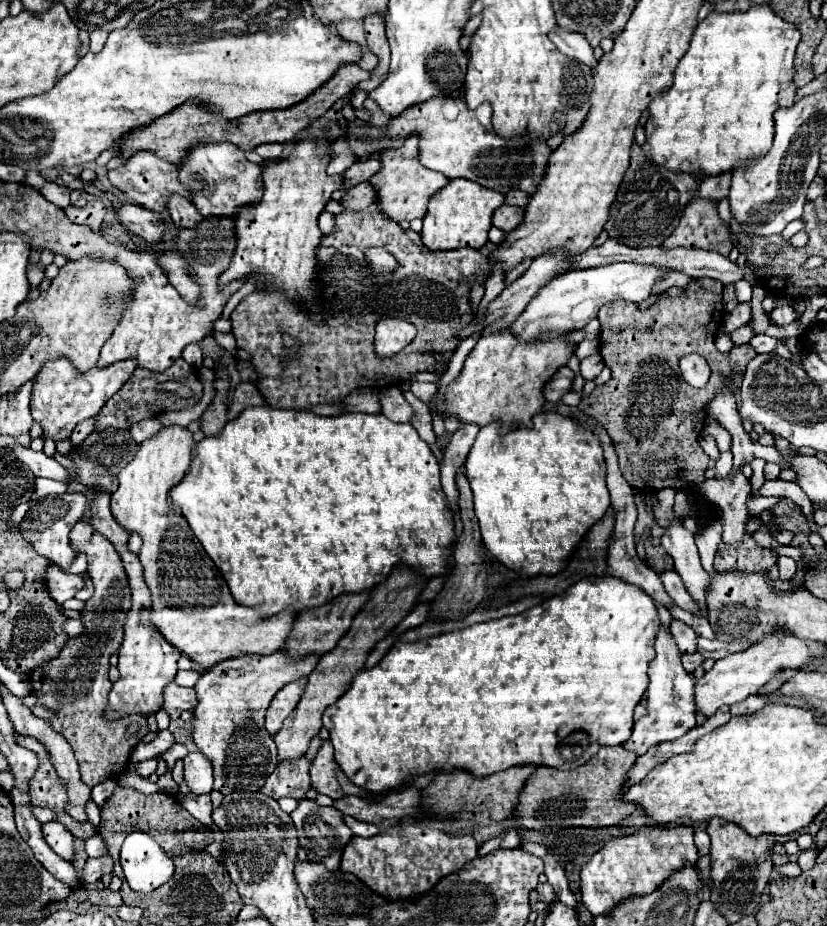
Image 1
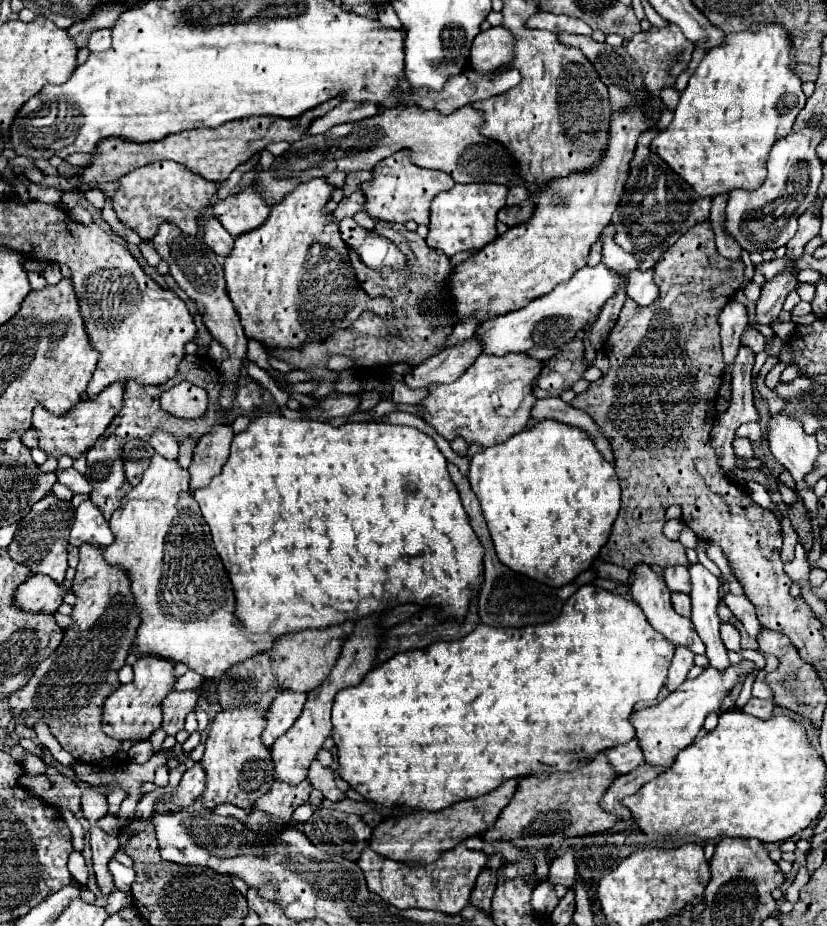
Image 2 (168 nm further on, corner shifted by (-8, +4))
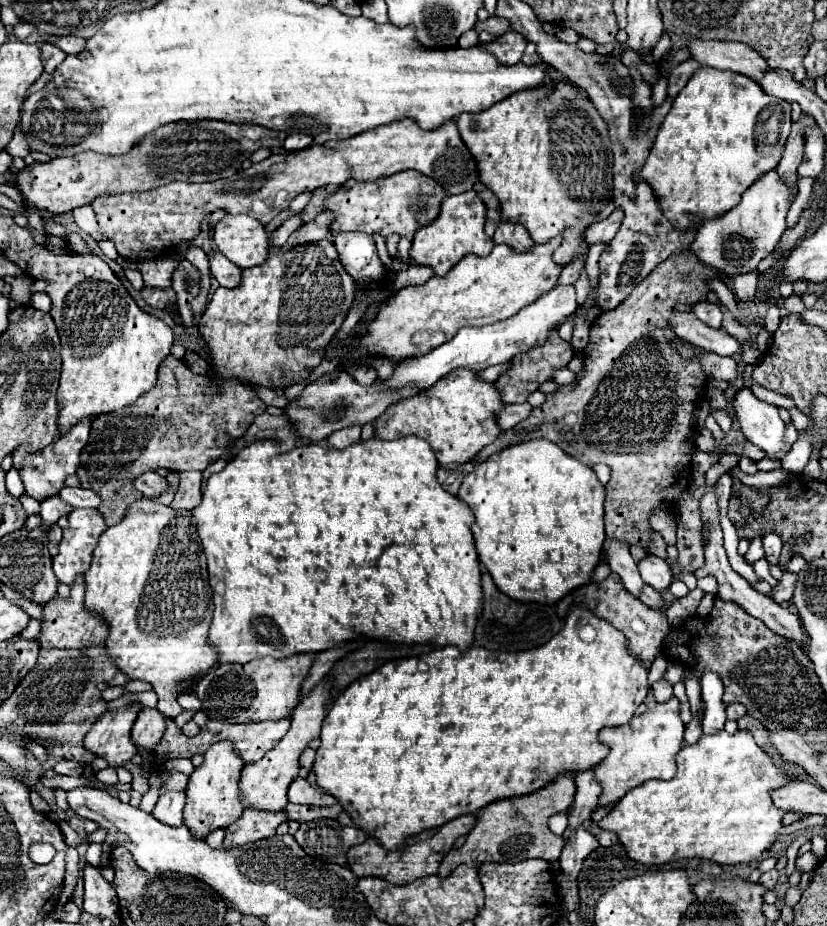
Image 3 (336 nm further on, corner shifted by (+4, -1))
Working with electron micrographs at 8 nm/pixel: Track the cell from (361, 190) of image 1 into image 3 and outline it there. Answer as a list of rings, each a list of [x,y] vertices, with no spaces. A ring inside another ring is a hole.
[[[328,211],[318,213],[312,221],[302,225],[298,231],[294,231],[288,237],[288,241],[284,243],[284,249],[292,249],[296,245],[314,243],[314,241],[320,241],[324,237],[330,237],[330,221],[332,221],[332,213],[328,213]]]

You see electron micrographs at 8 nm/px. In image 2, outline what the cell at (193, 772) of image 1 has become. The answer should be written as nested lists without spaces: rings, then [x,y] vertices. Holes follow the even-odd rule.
[[[196,762],[192,768],[188,768],[182,776],[182,782],[176,790],[172,790],[172,802],[178,804],[180,808],[190,806],[198,796],[202,796],[206,788],[206,772],[204,768]]]

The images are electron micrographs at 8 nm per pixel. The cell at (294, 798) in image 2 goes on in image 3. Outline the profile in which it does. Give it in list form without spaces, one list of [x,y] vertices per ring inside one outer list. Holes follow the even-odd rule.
[[[244,809],[242,817],[232,823],[226,829],[224,835],[224,849],[232,849],[232,847],[240,847],[246,843],[254,843],[266,837],[276,835],[276,829],[280,823],[286,821],[286,813],[268,813],[268,811],[258,811],[258,809]]]

